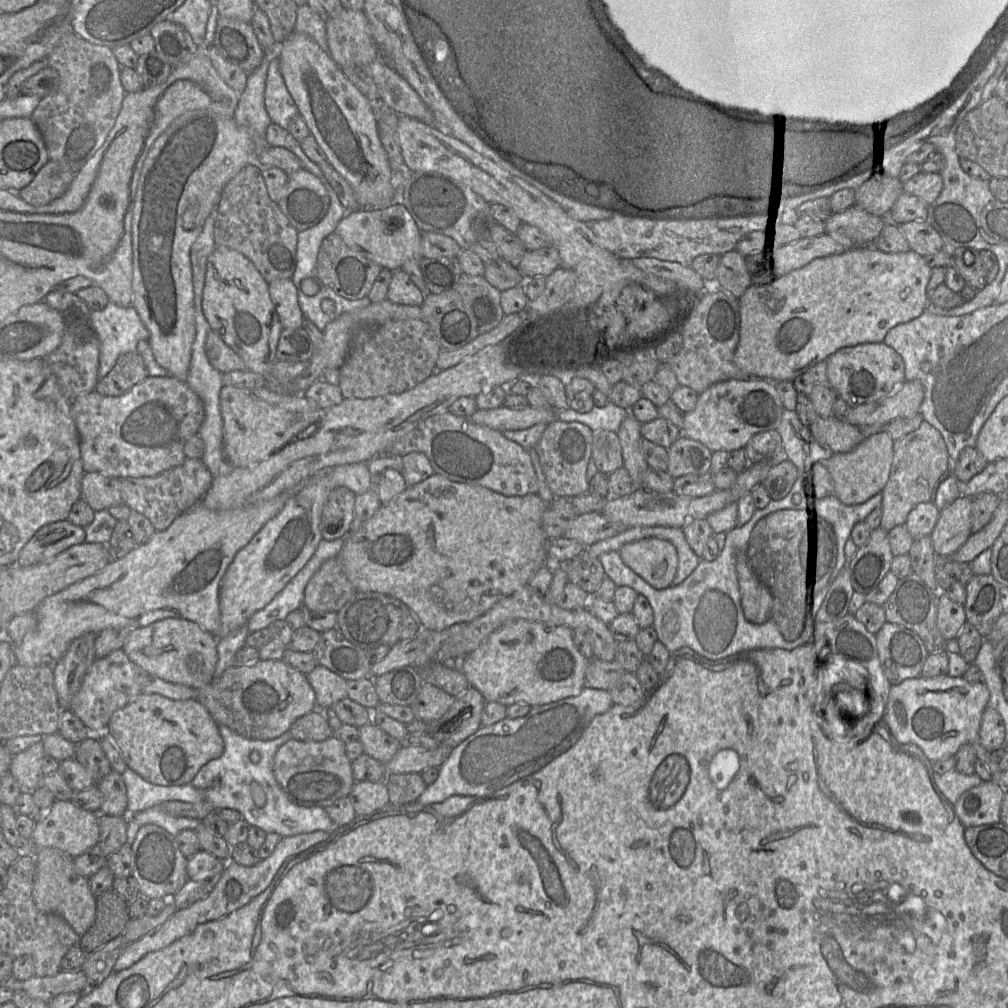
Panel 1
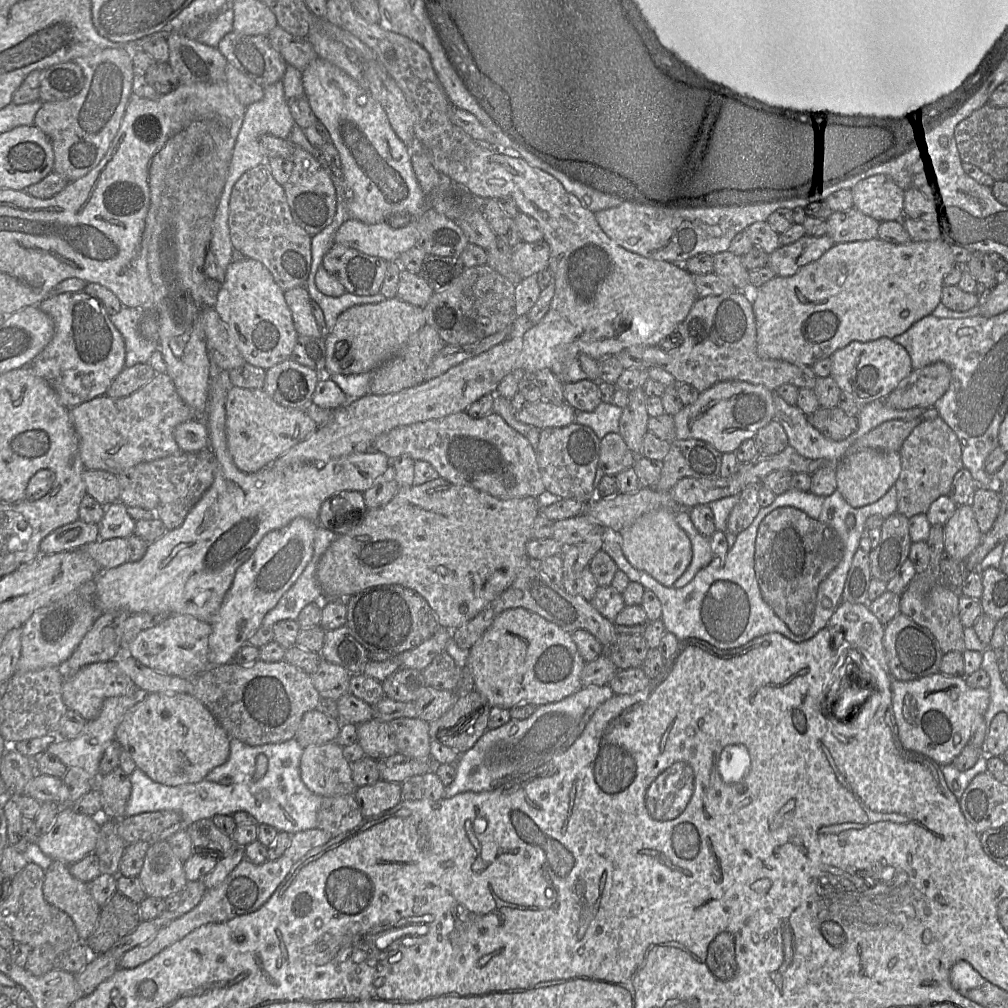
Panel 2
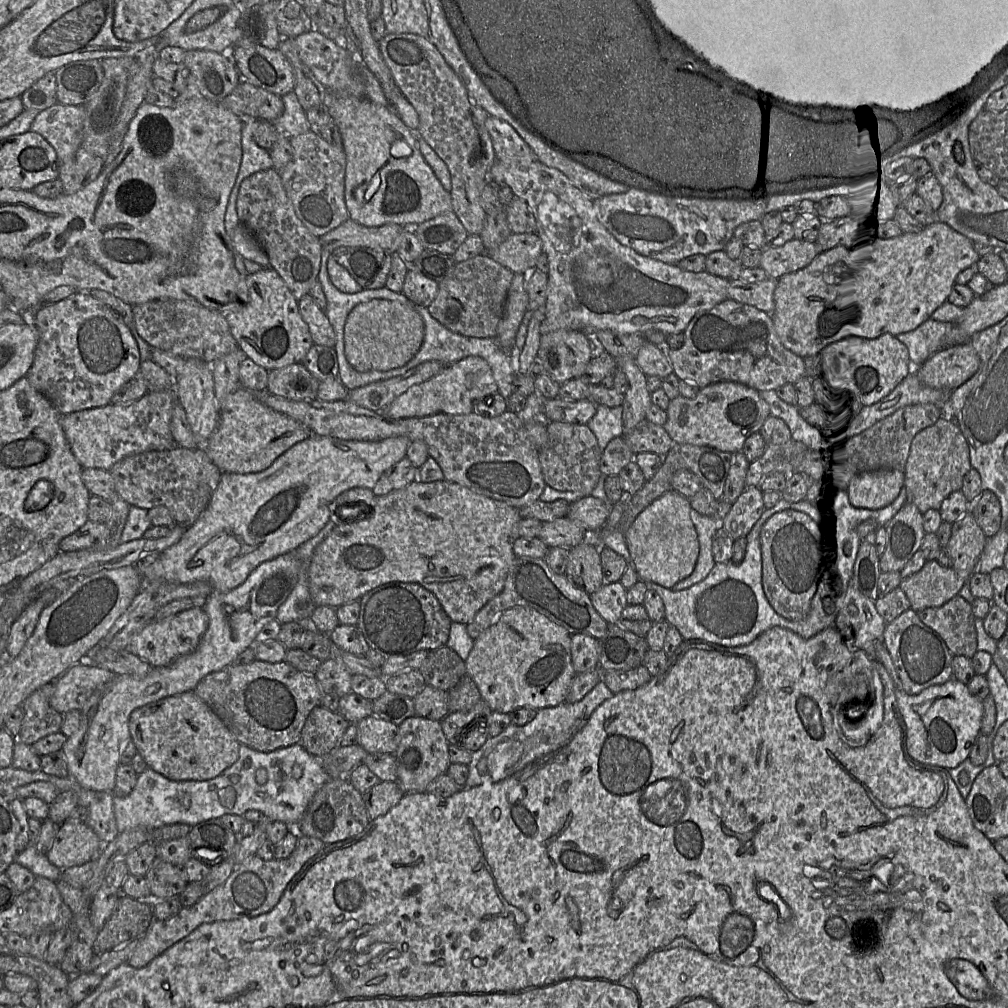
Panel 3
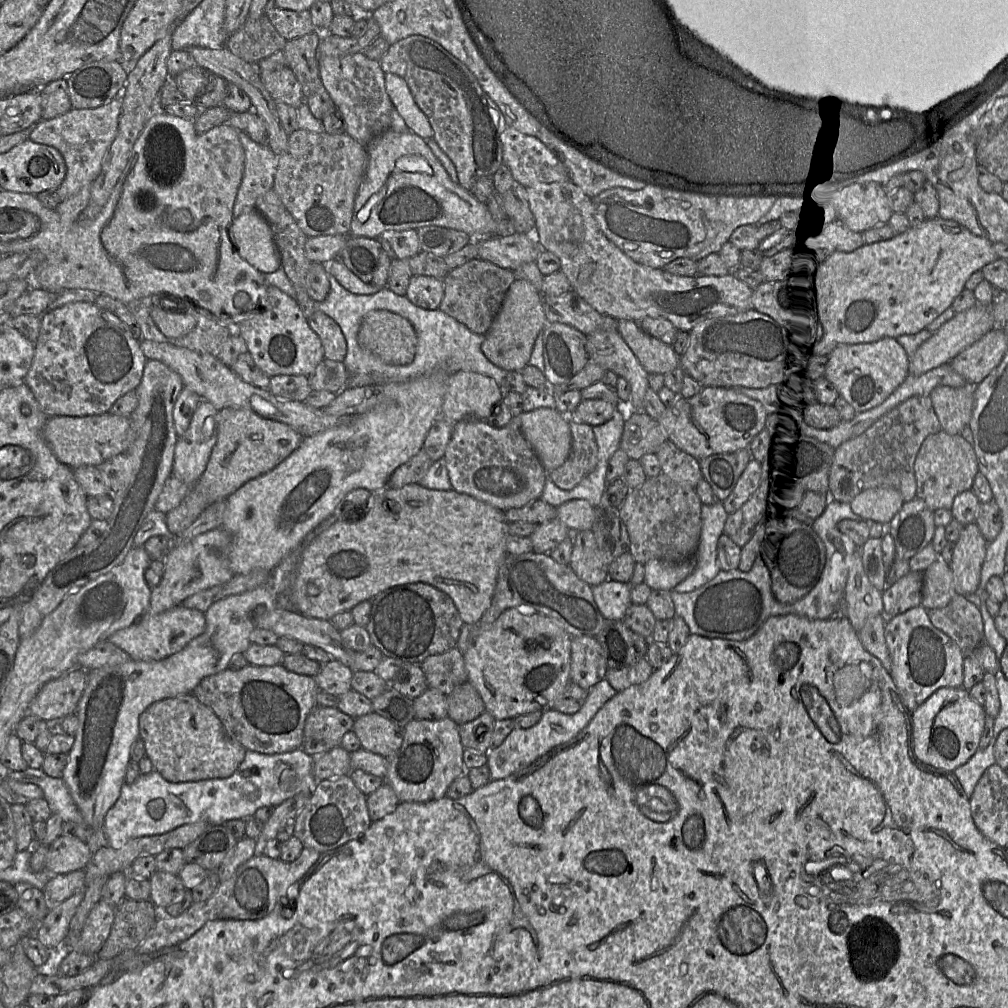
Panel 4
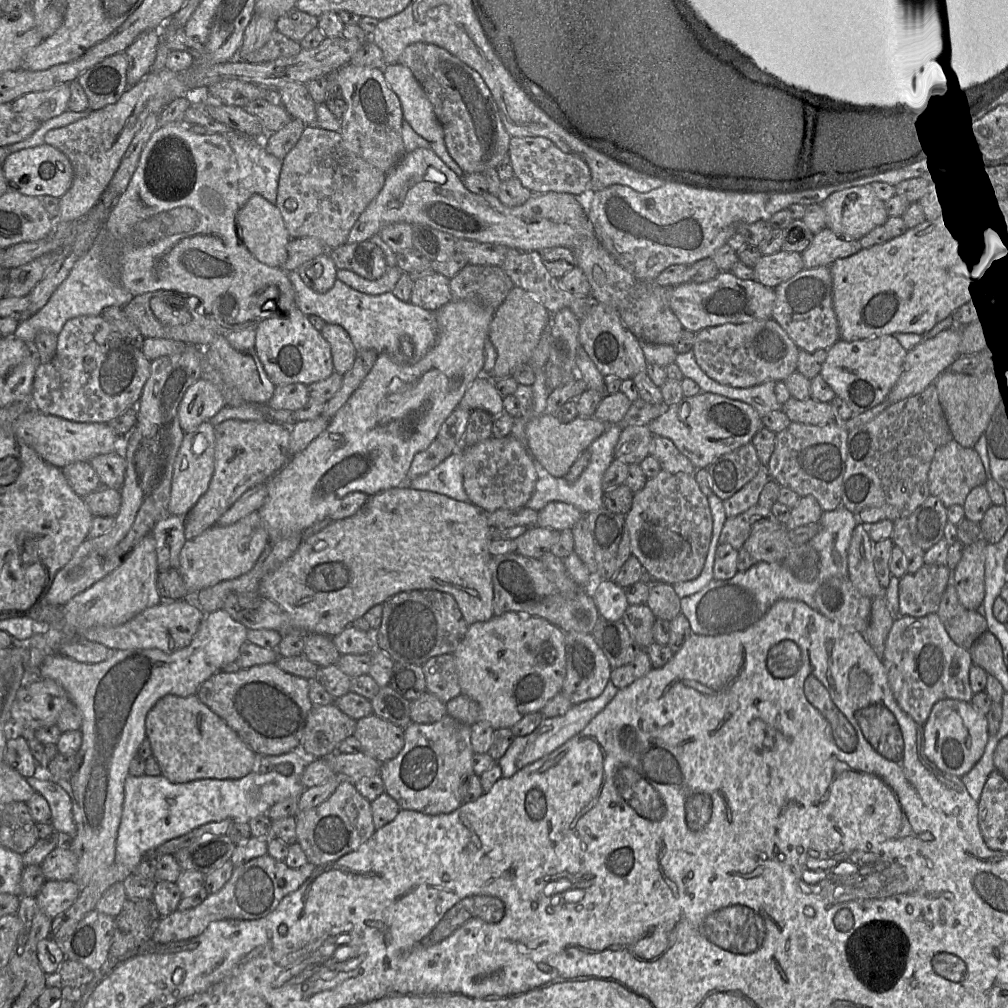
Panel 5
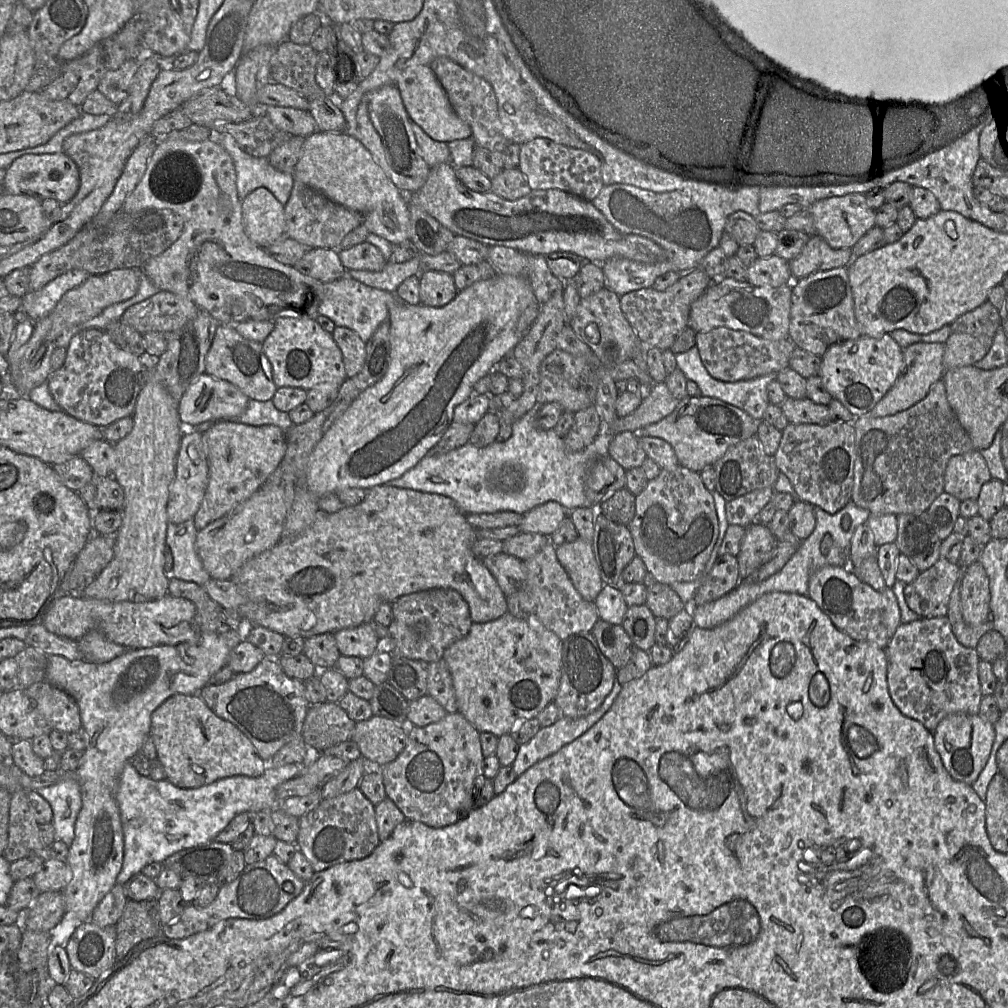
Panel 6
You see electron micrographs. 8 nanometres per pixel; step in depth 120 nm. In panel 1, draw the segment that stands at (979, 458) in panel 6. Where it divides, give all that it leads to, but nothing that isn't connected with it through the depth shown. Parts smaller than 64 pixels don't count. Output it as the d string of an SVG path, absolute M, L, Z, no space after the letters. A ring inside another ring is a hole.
M922 422L920 427L894 441L894 456L889 480L882 490L880 528L891 531L906 522L909 512L922 502L931 502L940 478L951 469L951 460L942 434L934 426Z

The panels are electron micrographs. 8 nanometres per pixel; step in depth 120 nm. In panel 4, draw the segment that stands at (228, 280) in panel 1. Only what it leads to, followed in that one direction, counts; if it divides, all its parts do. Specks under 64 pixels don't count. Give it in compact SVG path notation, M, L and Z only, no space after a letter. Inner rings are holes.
M269 284L266 305L261 304L260 308L259 312L241 321L237 326L237 334L244 338L255 364L269 377L280 374L309 377L325 356L321 339L310 327L297 301L275 285Z

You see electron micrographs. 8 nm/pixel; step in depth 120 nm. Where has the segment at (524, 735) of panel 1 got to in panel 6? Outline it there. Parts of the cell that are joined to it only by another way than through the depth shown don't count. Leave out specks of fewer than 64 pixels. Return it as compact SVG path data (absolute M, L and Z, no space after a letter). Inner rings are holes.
M615 678L610 693L592 713L580 718L560 717L552 725L541 727L530 741L519 746L512 764L515 774L520 776L538 761L556 753L584 734L609 710L621 689L622 685Z

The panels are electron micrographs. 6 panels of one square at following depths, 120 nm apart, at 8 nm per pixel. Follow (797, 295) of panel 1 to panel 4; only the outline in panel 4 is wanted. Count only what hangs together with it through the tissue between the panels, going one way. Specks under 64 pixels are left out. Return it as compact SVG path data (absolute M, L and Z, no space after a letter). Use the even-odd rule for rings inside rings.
M939 217L927 220L919 226L911 227L906 232L896 234L892 239L873 244L864 244L853 252L839 252L819 262L811 270L812 302L813 302L813 333L802 338L804 349L831 352L838 344L857 344L877 341L884 337L897 338L905 334L915 334L926 328L935 318L952 306L953 300L965 289L965 283L976 271L999 259L989 240L971 233L967 228L952 220Z

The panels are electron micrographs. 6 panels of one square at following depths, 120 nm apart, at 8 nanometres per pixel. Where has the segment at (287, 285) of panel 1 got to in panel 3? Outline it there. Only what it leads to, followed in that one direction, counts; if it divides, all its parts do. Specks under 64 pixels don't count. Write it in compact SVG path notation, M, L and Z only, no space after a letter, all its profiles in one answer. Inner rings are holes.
M308 293L298 300L300 314L307 323L313 342L318 345L334 347L336 334L326 313Z

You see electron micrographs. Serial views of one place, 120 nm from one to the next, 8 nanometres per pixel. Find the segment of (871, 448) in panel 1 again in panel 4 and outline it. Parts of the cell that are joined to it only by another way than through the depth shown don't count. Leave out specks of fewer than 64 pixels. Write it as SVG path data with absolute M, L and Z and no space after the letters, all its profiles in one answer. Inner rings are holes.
M878 487L862 491L849 505L854 513L865 521L888 525L900 511L903 503L904 500L898 490Z

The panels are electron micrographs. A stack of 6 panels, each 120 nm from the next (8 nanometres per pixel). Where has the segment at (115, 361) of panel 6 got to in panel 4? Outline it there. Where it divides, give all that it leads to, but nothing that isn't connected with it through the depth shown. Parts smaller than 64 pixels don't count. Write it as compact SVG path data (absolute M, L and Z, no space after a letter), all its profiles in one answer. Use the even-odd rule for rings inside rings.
M72 302L64 306L53 310L45 311L41 316L41 327L38 339L35 343L35 353L32 365L28 371L28 374L24 378L25 383L32 391L34 397L39 403L42 411L48 417L54 416L87 416L96 415L109 412L113 403L122 395L130 390L136 390L138 387L144 372L144 367L147 362L147 358L143 353L140 346L140 340L135 339L131 333L124 327L124 323L121 322L111 312L102 310L97 306L95 302Z

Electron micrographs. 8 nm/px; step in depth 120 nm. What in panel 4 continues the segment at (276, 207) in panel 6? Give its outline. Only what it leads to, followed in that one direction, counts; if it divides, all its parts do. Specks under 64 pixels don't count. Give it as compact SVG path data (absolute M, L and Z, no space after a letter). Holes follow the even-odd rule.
M256 209L236 217L231 232L239 255L254 268L262 273L272 273L281 267L272 230Z

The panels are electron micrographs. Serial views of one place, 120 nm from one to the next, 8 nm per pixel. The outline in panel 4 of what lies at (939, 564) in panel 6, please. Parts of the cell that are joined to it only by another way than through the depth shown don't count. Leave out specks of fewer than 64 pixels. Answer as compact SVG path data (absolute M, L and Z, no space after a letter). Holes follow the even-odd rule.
M910 571L896 583L882 591L883 613L892 618L906 611L921 606L923 572Z

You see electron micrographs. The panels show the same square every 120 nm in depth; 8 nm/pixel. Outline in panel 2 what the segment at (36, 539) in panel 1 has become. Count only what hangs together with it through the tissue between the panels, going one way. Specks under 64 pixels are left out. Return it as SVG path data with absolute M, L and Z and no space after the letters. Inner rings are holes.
M81 520L60 526L49 533L40 543L40 554L56 554L81 548L99 540L98 524Z

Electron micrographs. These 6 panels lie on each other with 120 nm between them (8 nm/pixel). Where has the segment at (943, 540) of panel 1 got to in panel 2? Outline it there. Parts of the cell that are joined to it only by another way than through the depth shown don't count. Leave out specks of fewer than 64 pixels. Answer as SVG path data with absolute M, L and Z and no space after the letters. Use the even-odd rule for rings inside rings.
M970 504L958 505L943 530L944 551L956 560L965 560L979 546L983 536Z

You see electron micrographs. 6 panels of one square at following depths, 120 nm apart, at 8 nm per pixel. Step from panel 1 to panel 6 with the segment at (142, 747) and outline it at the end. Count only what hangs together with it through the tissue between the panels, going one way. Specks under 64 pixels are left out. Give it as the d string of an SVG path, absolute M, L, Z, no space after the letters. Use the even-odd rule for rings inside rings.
M176 694L163 702L152 714L150 735L157 750L157 760L165 770L165 779L179 788L199 788L239 775L258 777L269 765L258 755L252 742L235 725L218 717L199 694Z

